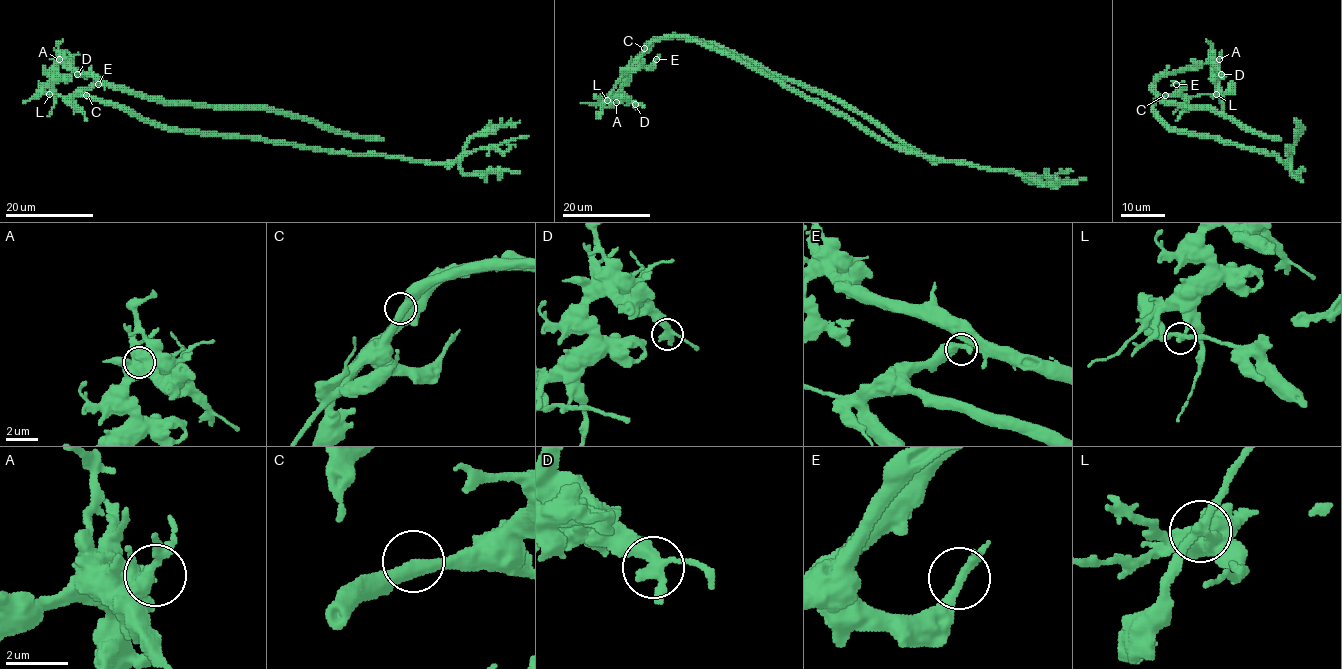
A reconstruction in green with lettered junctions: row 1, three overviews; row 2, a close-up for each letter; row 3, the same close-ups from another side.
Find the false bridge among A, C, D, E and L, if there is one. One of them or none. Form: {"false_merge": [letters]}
{"false_merge": ["L"]}

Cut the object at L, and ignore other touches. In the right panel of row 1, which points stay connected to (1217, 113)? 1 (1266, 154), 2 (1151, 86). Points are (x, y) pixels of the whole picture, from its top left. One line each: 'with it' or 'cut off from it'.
1: cut off from it
2: with it

